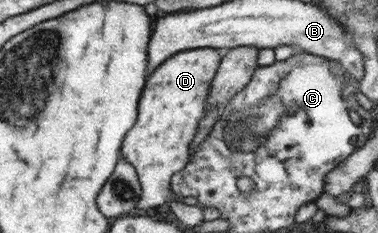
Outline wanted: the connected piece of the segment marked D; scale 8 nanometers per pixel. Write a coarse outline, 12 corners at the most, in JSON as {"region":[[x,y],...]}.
{"region":[[168,57],[148,78],[123,159],[141,212],[168,203],[220,61]]}

